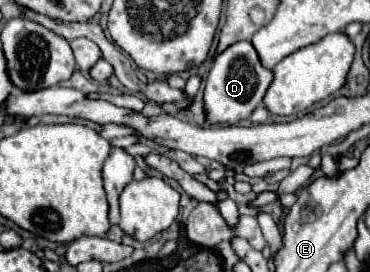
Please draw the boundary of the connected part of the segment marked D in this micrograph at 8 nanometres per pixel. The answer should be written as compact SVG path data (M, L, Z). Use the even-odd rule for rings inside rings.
M249 40L231 44L215 58L215 64L207 76L205 96L203 96L207 108L207 122L217 126L221 122L235 124L239 120L249 118L251 112L261 104L271 82L273 82L273 70L261 66L257 50L253 50L253 44Z

